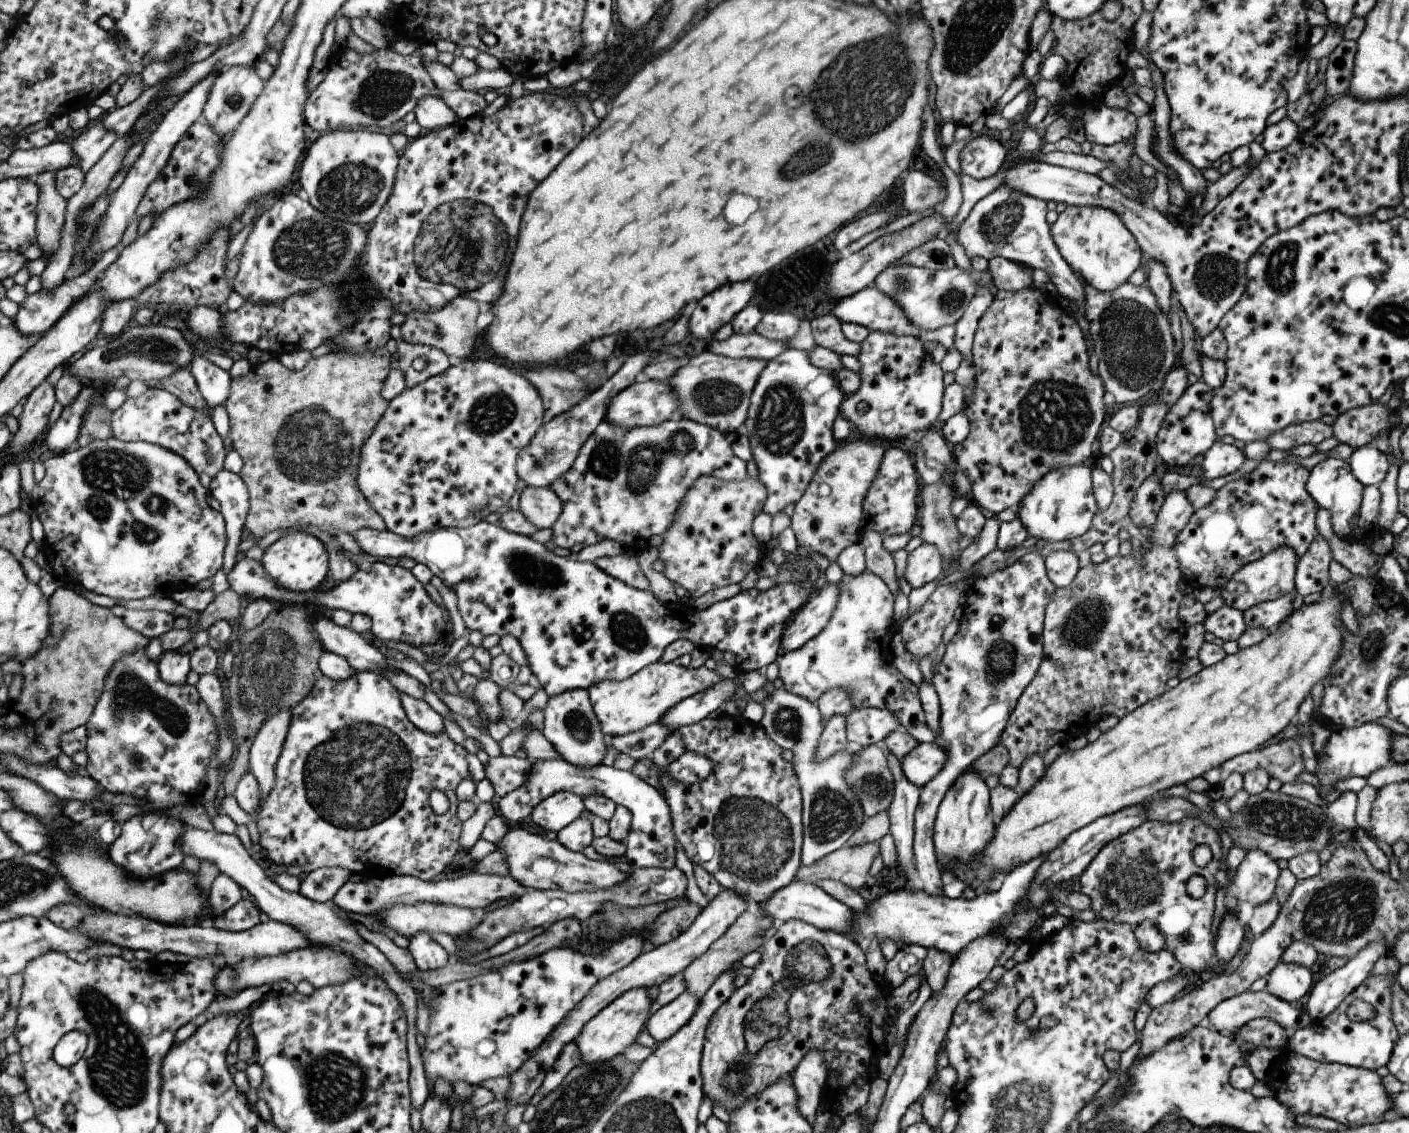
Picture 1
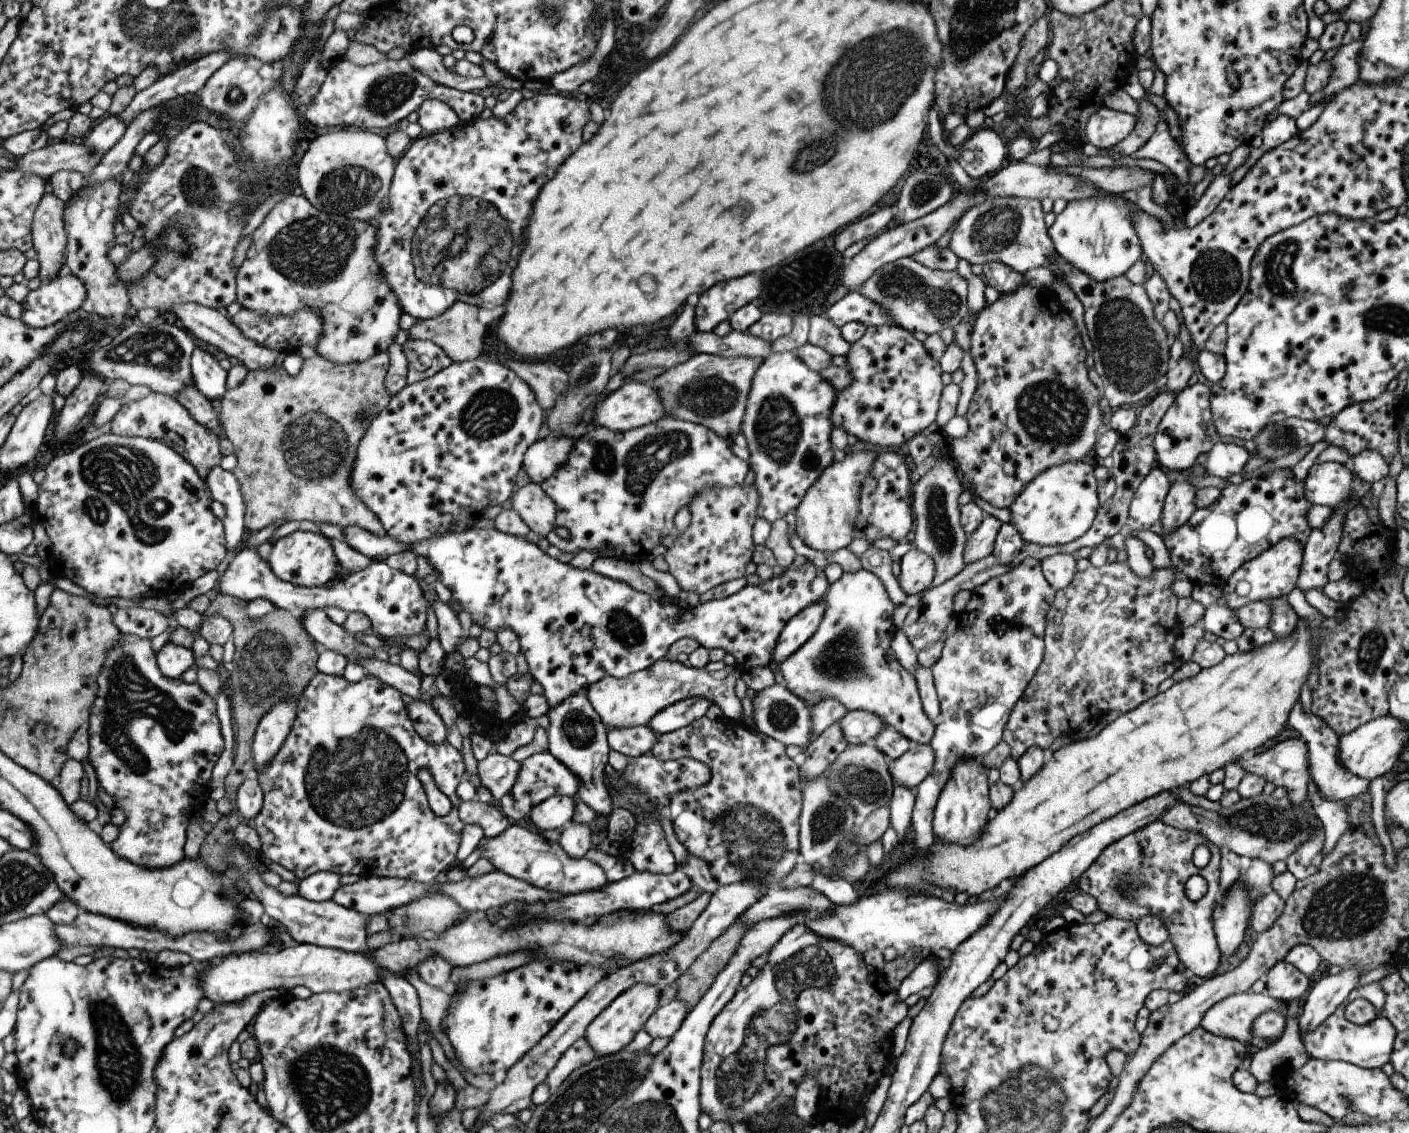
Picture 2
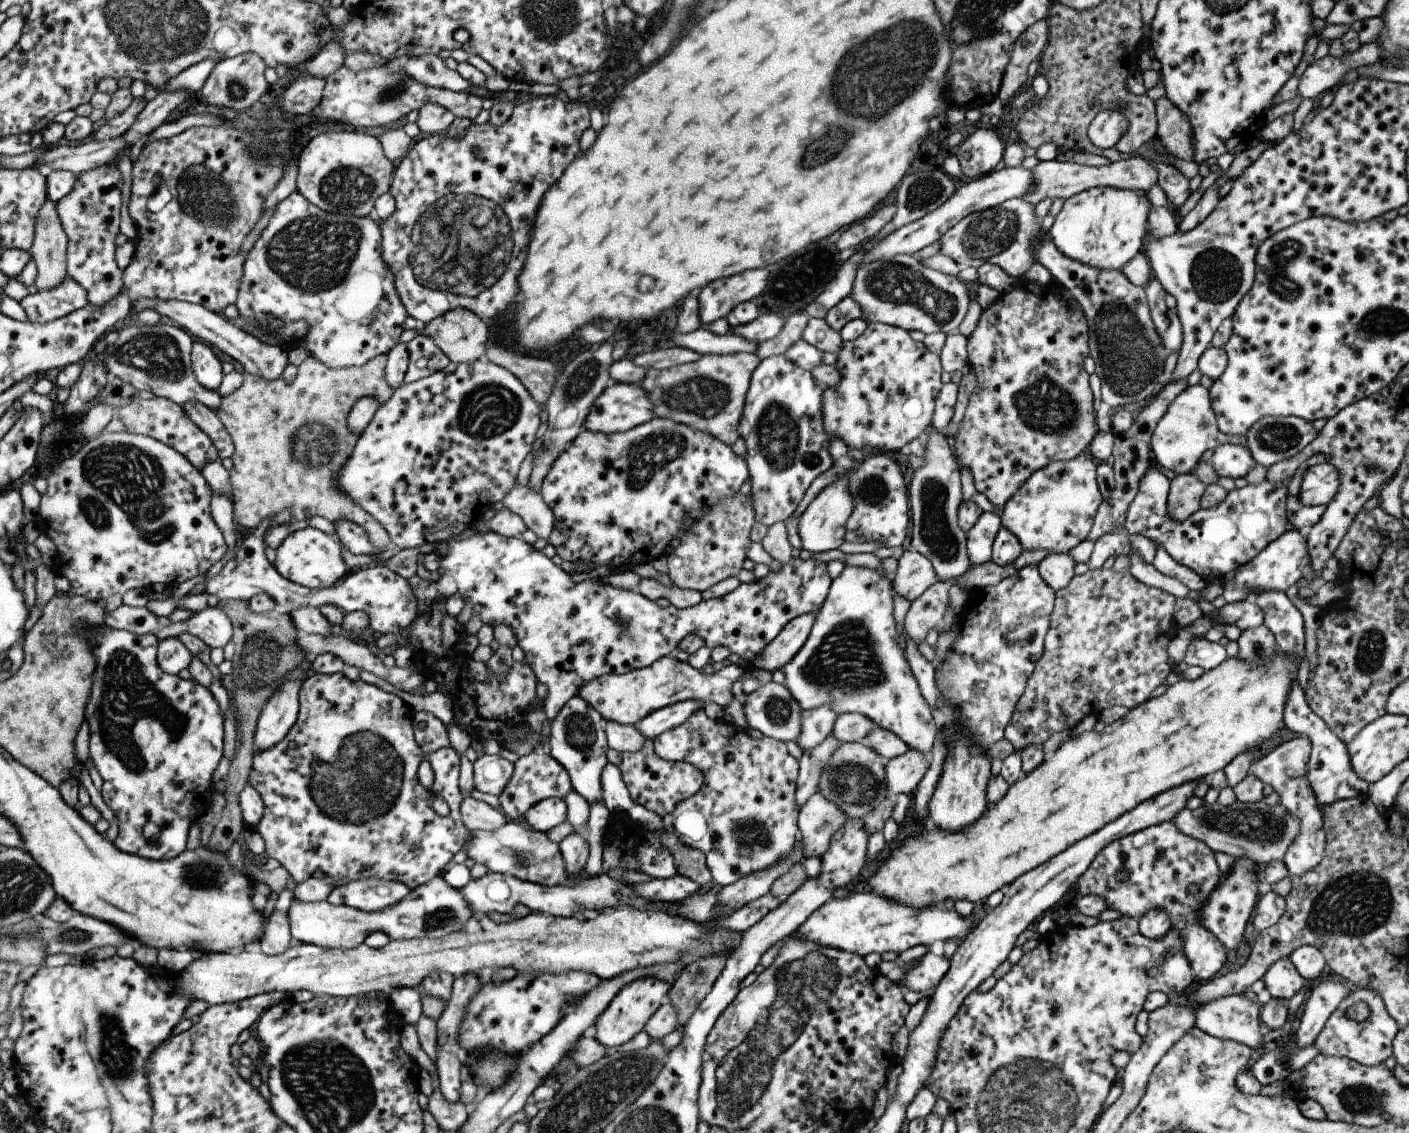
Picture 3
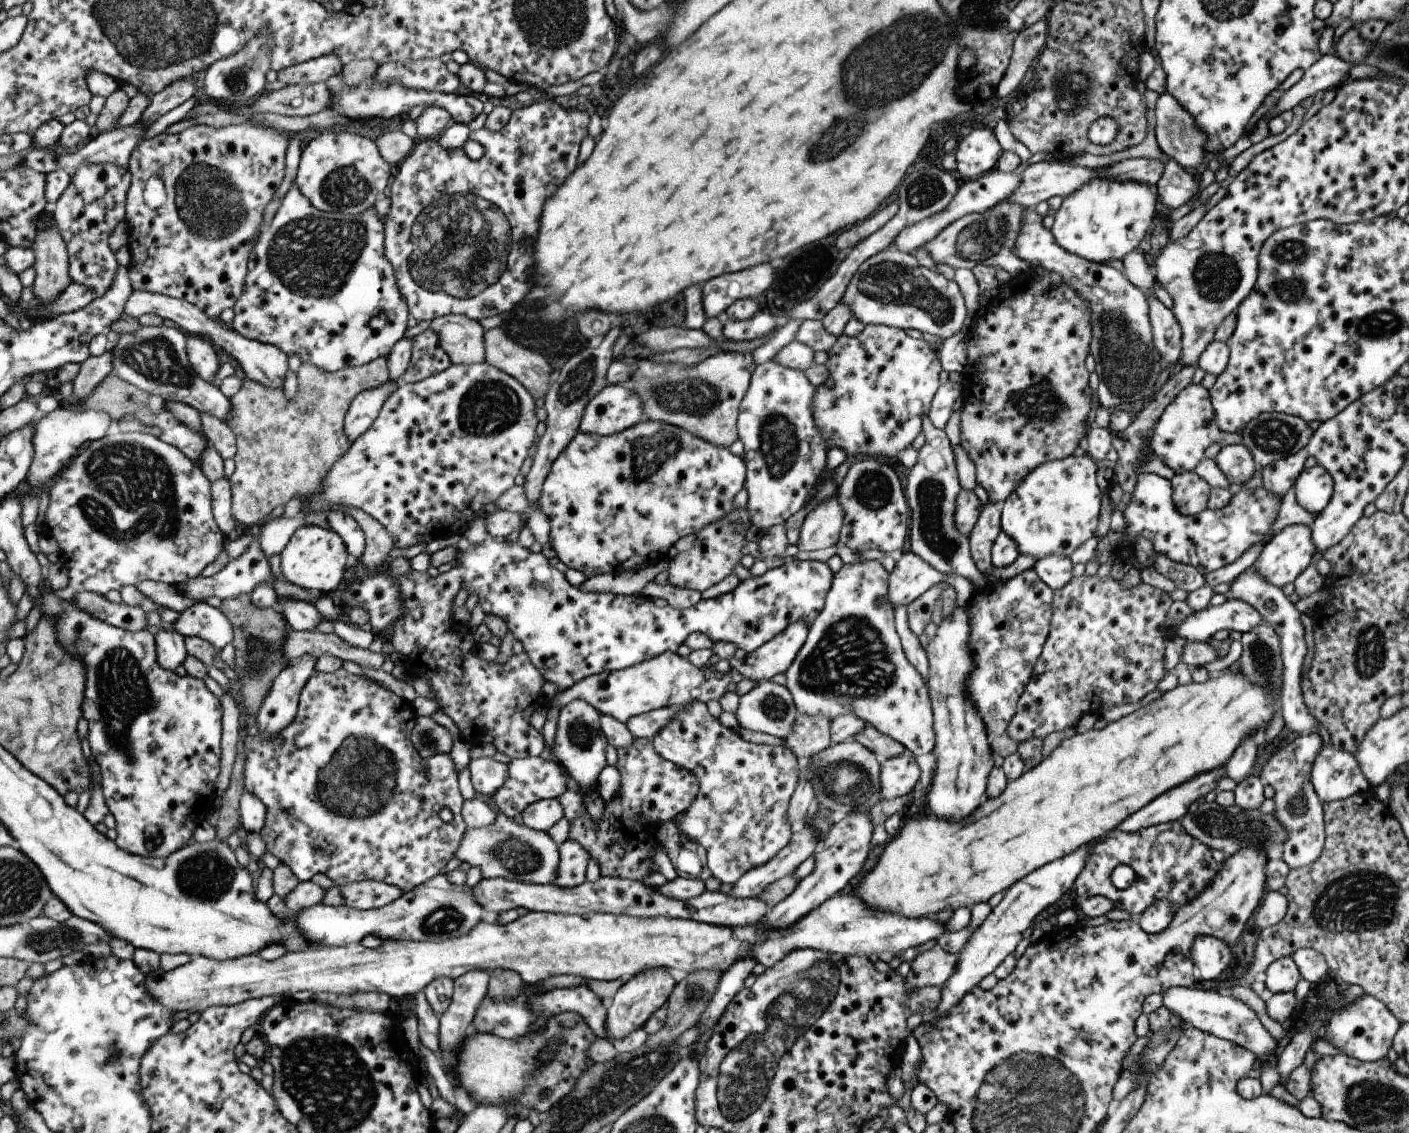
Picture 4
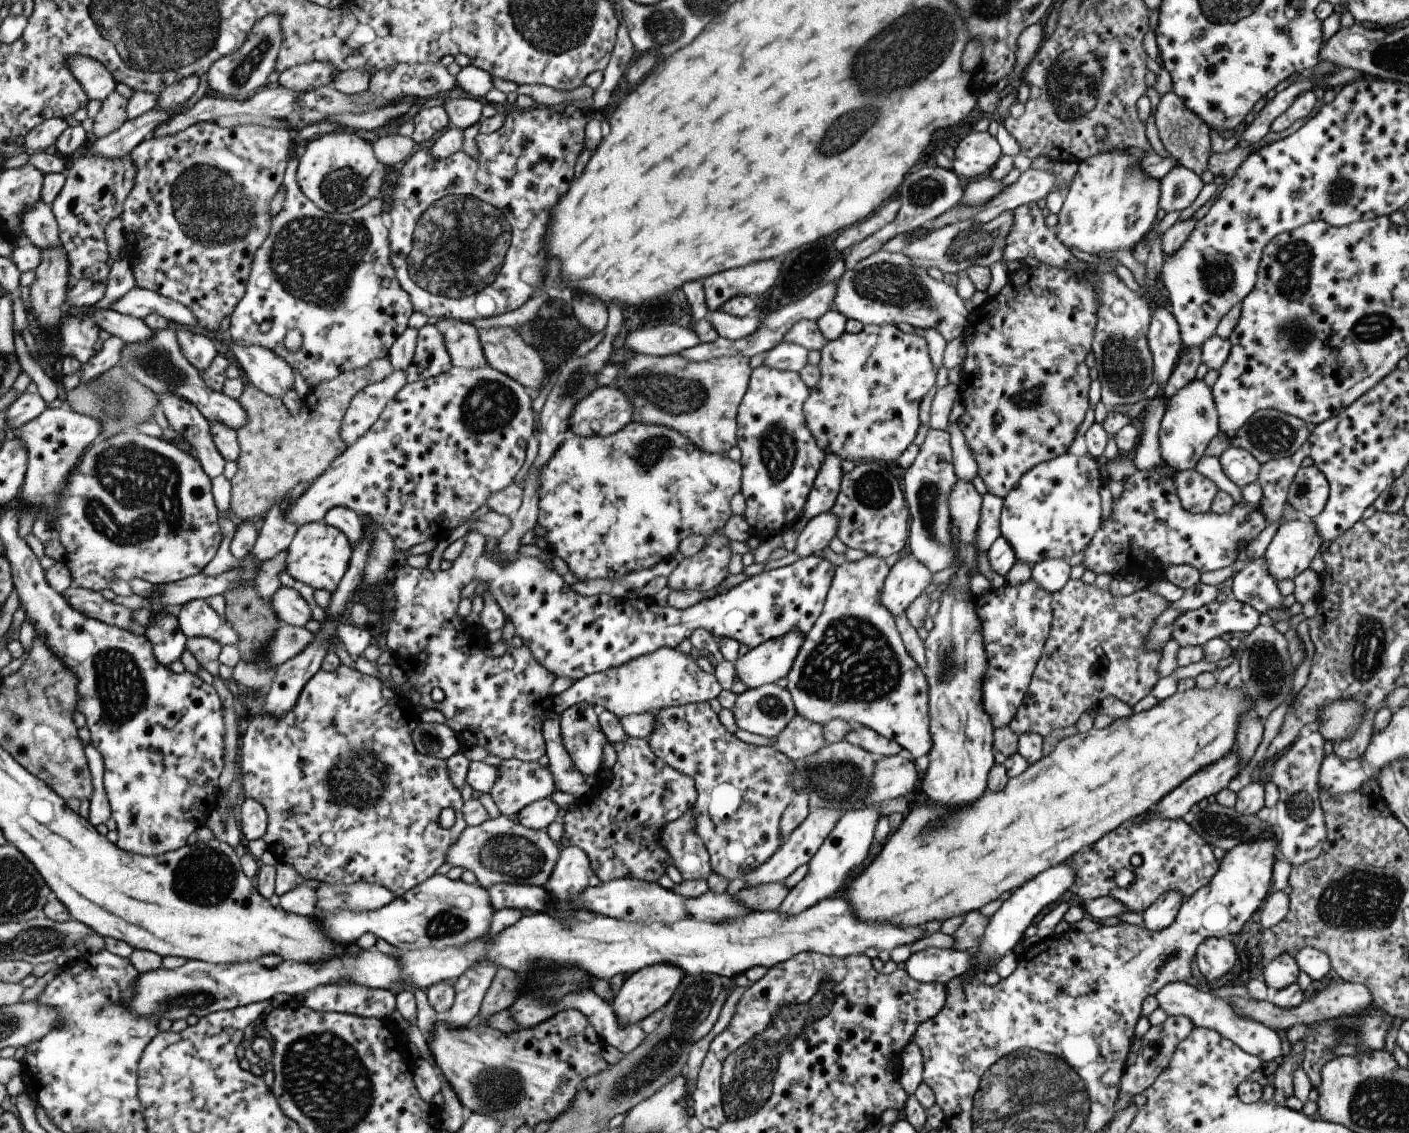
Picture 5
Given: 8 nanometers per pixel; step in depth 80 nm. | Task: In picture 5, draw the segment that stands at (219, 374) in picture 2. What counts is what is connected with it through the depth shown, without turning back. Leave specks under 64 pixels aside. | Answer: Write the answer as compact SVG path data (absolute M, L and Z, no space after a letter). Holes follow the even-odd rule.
M185 328L176 331L178 343L187 360L200 371L207 370L216 359L217 348L205 334L195 334Z

